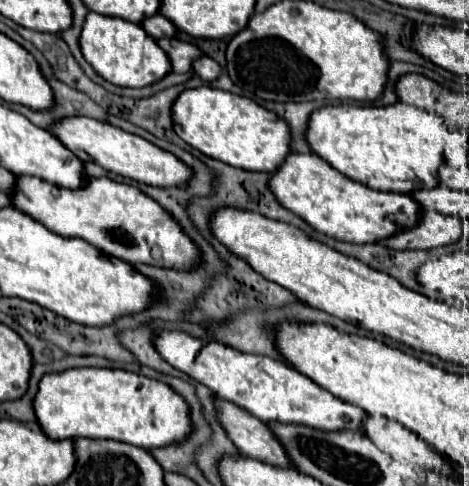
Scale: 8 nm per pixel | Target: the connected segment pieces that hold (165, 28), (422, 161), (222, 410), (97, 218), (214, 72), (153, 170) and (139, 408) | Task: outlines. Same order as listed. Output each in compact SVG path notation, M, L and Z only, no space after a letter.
M155 14L155 16L147 18L147 20L143 20L141 26L155 40L159 40L163 36L173 36L175 34L175 26L171 26L171 22L167 18L163 18L161 14Z
M395 102L391 106L323 106L311 114L307 144L315 156L331 164L343 176L387 192L415 192L437 186L437 166L443 162L443 148L451 132L435 114Z
M215 398L215 410L219 424L223 424L223 430L227 436L231 436L231 442L239 448L241 454L275 466L291 468L285 450L275 440L267 424L251 416L247 410L219 398Z
M15 176L15 188L7 194L11 206L45 224L65 238L81 238L103 254L129 264L151 264L161 268L191 270L199 260L197 246L183 234L181 226L139 188L113 182L109 178L87 178L77 190L51 182Z
M199 56L197 60L193 60L193 68L191 68L201 80L215 80L219 74L221 74L221 66L215 62L215 60L211 60L211 58L207 58L207 56Z
M85 116L59 118L47 128L47 132L51 132L55 138L59 138L59 142L65 148L69 148L75 156L95 162L95 164L103 166L105 170L131 178L135 182L169 188L169 186L183 184L191 176L191 170L185 164L181 164L173 154L157 148L155 144L151 144L135 134L123 132L121 128L115 128L101 120L93 120L93 118L85 118Z
M71 368L45 374L33 410L41 430L51 440L105 438L149 450L179 442L191 432L189 408L179 394L159 380L127 370Z

